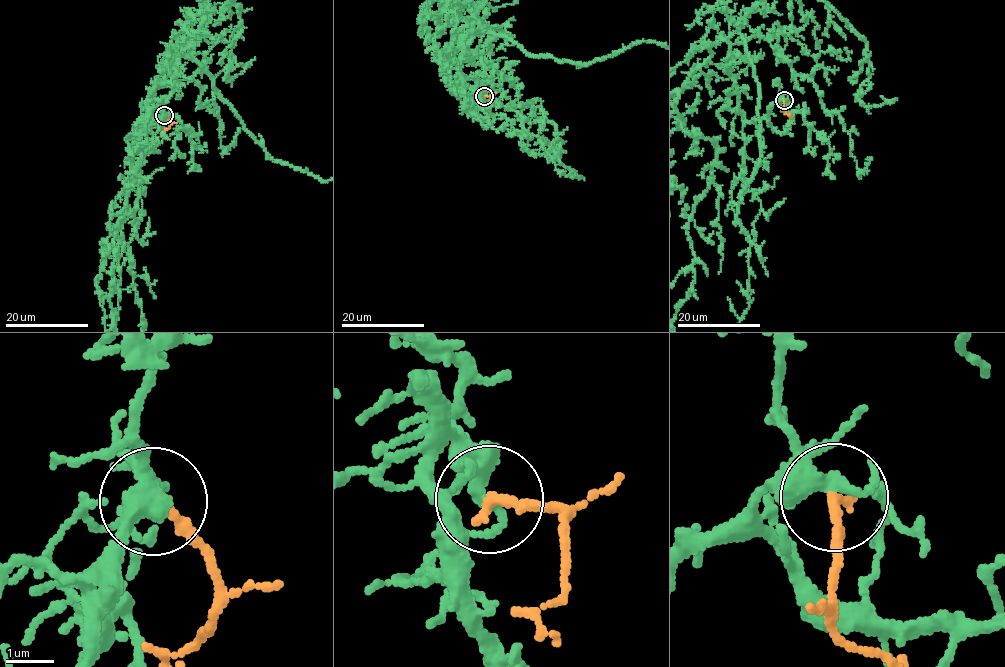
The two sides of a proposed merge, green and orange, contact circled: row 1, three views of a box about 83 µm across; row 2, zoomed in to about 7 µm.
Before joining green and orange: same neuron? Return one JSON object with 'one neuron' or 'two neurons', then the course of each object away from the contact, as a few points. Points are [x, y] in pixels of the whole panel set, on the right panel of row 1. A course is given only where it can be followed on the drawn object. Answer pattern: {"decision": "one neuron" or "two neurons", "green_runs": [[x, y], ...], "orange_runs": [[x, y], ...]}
{"decision": "two neurons", "orange_runs": [[784, 100], [784, 112], [792, 121]]}

